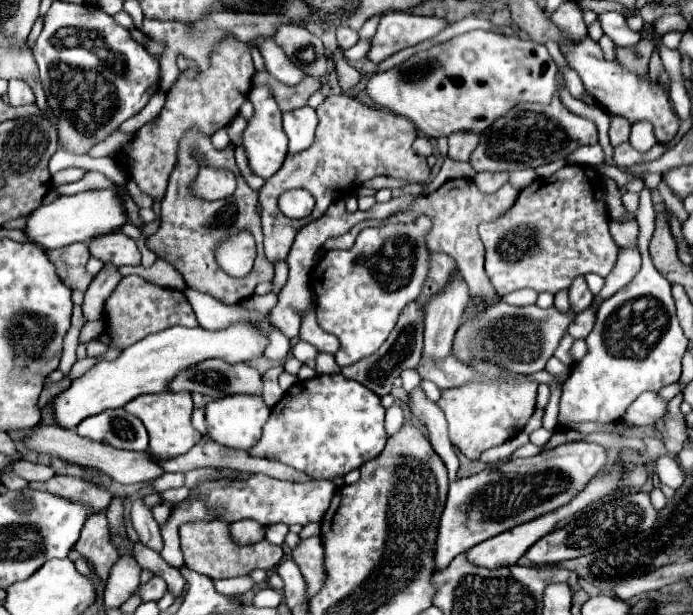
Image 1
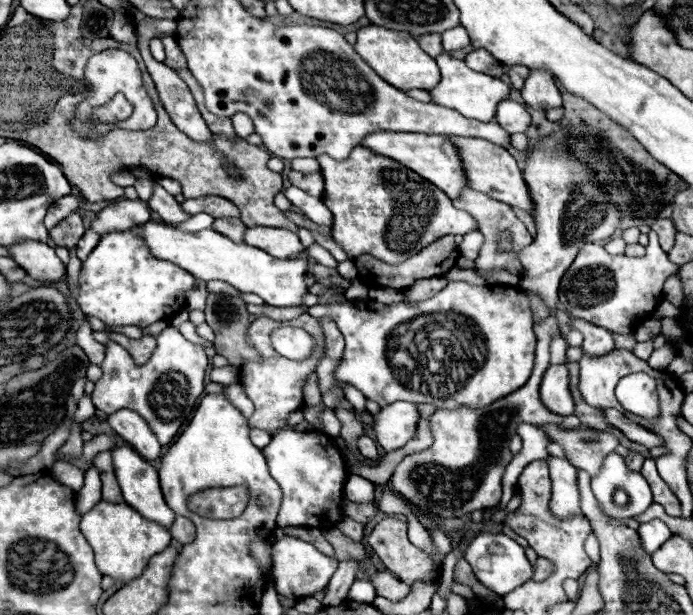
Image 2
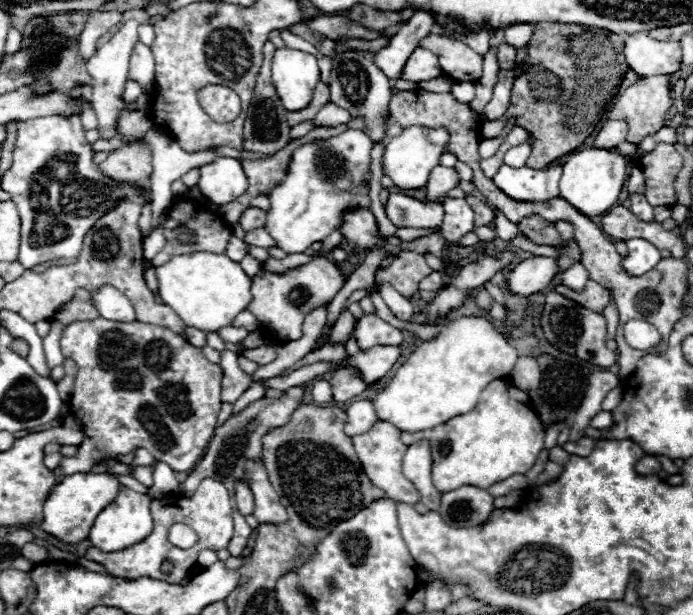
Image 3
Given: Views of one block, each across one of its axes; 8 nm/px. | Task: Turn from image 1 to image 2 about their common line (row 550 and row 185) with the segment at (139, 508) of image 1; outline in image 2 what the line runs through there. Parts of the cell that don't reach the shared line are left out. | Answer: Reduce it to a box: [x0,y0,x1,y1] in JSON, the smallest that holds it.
[148,184,190,224]

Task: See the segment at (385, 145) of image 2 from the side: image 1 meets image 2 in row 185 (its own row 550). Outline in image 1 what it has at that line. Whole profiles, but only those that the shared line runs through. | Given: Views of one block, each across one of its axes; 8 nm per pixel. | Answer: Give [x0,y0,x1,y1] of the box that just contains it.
[434,442,606,570]

